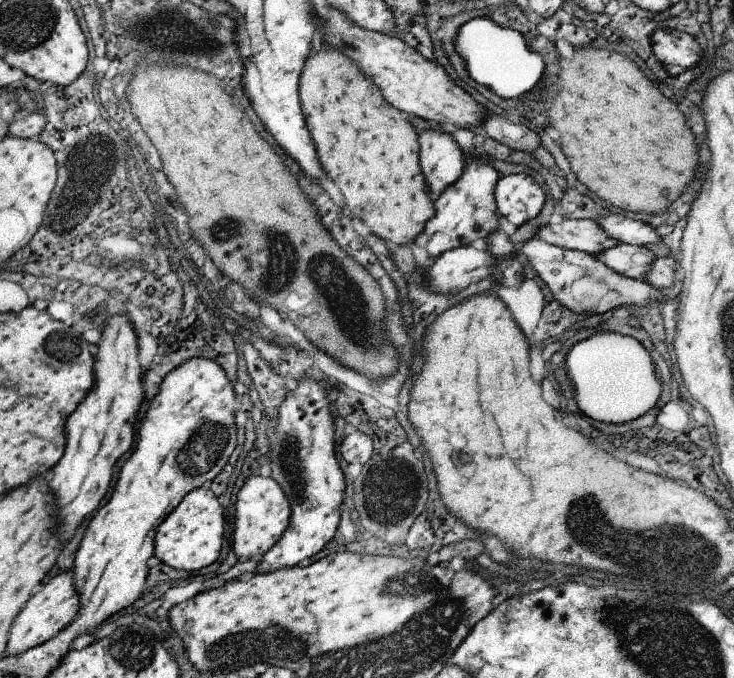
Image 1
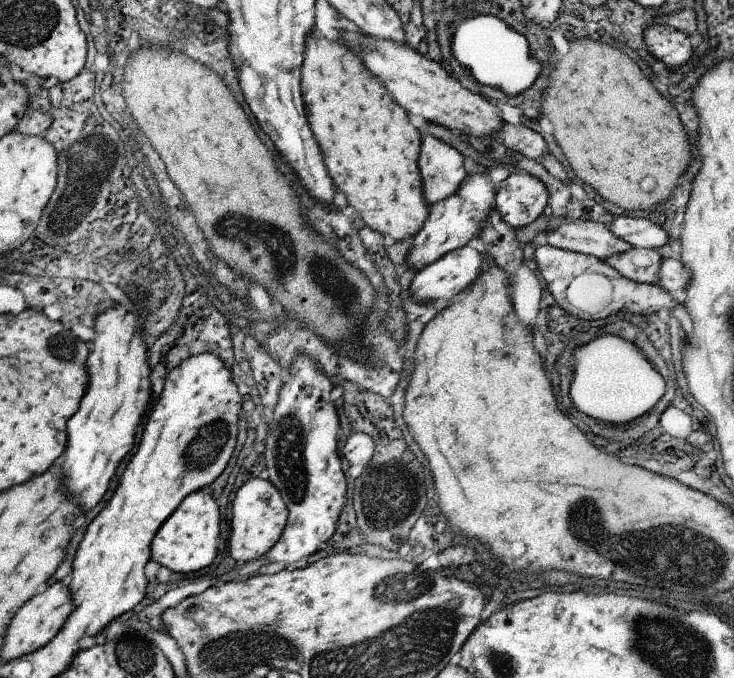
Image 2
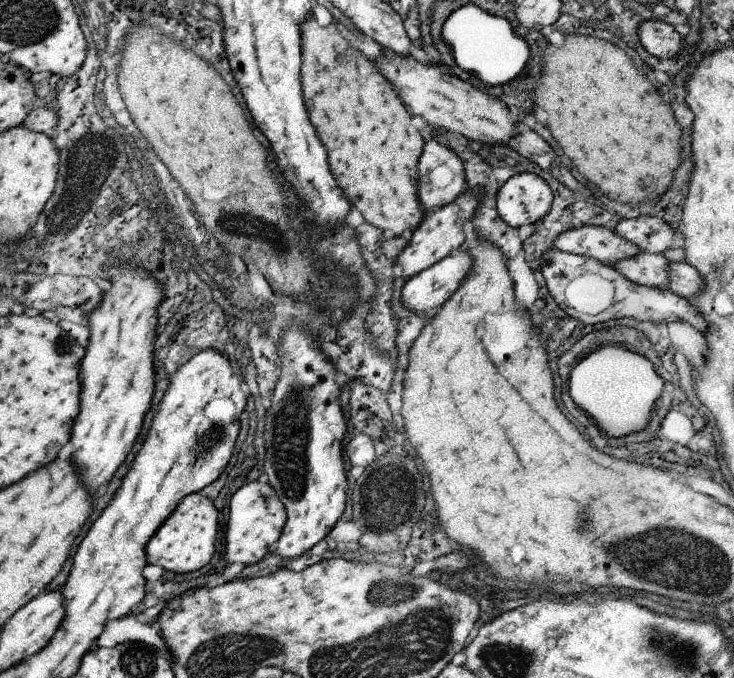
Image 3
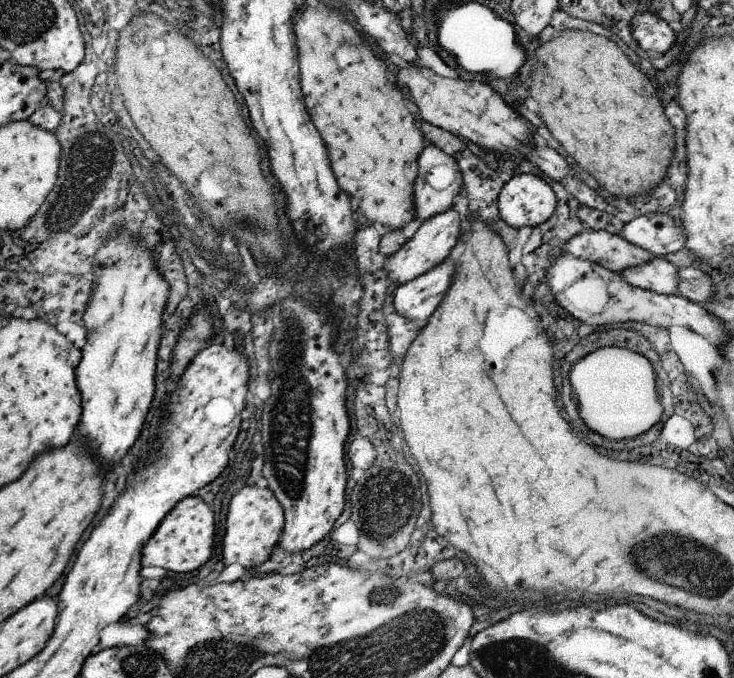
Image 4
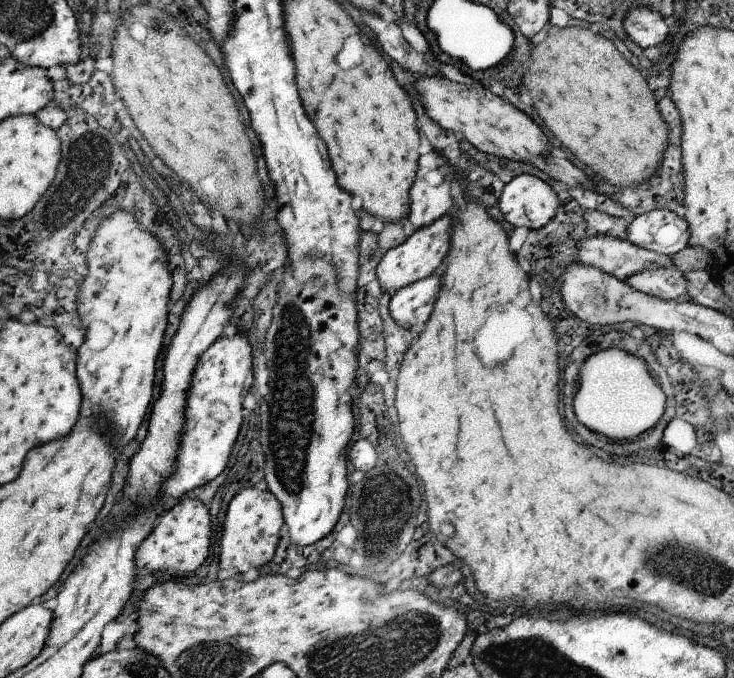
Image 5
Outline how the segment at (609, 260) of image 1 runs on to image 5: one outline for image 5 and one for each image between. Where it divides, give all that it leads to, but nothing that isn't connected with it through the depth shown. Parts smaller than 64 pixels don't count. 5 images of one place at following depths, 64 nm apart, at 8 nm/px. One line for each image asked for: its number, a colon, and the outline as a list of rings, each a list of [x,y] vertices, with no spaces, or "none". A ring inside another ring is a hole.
2: [[[631,248],[625,254],[607,258],[605,262],[613,270],[617,270],[621,276],[625,276],[637,284],[655,286],[659,282],[659,268],[663,264],[663,258],[657,254],[657,250]]]
3: [[[639,252],[635,258],[627,258],[613,264],[613,268],[637,286],[667,290],[669,262],[663,258],[663,254]]]
4: [[[651,258],[645,264],[625,268],[623,272],[619,272],[619,276],[627,284],[641,290],[651,290],[655,294],[665,294],[665,296],[677,294],[677,284],[679,284],[677,268],[665,262],[663,258]]]
5: [[[675,266],[643,270],[633,276],[627,276],[629,288],[661,298],[661,300],[687,300],[685,278]]]

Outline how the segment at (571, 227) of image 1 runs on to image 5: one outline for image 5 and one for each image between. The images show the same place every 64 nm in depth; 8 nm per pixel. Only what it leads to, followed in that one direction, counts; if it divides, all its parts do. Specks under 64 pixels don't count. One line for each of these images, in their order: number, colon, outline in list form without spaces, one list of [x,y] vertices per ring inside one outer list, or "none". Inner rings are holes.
2: [[[561,222],[561,226],[549,234],[545,234],[547,246],[565,250],[565,252],[575,252],[575,254],[585,254],[585,256],[595,256],[599,260],[607,260],[617,254],[625,254],[633,246],[629,242],[623,242],[621,238],[613,236],[607,224],[597,224],[597,222]]]
3: [[[577,226],[569,232],[563,232],[553,242],[559,252],[595,258],[601,264],[613,266],[621,260],[635,258],[641,250],[631,244],[629,240],[621,238],[607,228],[593,228],[593,226]]]
4: [[[585,230],[581,234],[575,234],[561,246],[565,256],[583,258],[589,262],[595,262],[603,266],[609,272],[623,272],[625,268],[645,264],[651,256],[649,252],[625,242],[621,236],[607,234],[605,230]]]
5: [[[589,234],[577,242],[579,262],[597,268],[599,272],[611,274],[617,280],[627,282],[627,276],[633,276],[643,270],[675,266],[671,258],[653,254],[649,250],[637,248],[627,240],[617,240],[605,234]]]

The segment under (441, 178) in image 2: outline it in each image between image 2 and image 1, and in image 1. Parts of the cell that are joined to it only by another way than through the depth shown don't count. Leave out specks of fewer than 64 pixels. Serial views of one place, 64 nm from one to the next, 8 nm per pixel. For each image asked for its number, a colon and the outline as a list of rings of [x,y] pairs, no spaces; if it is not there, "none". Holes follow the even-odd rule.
1: [[[421,132],[421,170],[425,174],[429,194],[443,194],[463,176],[463,154],[451,140],[441,132]]]

